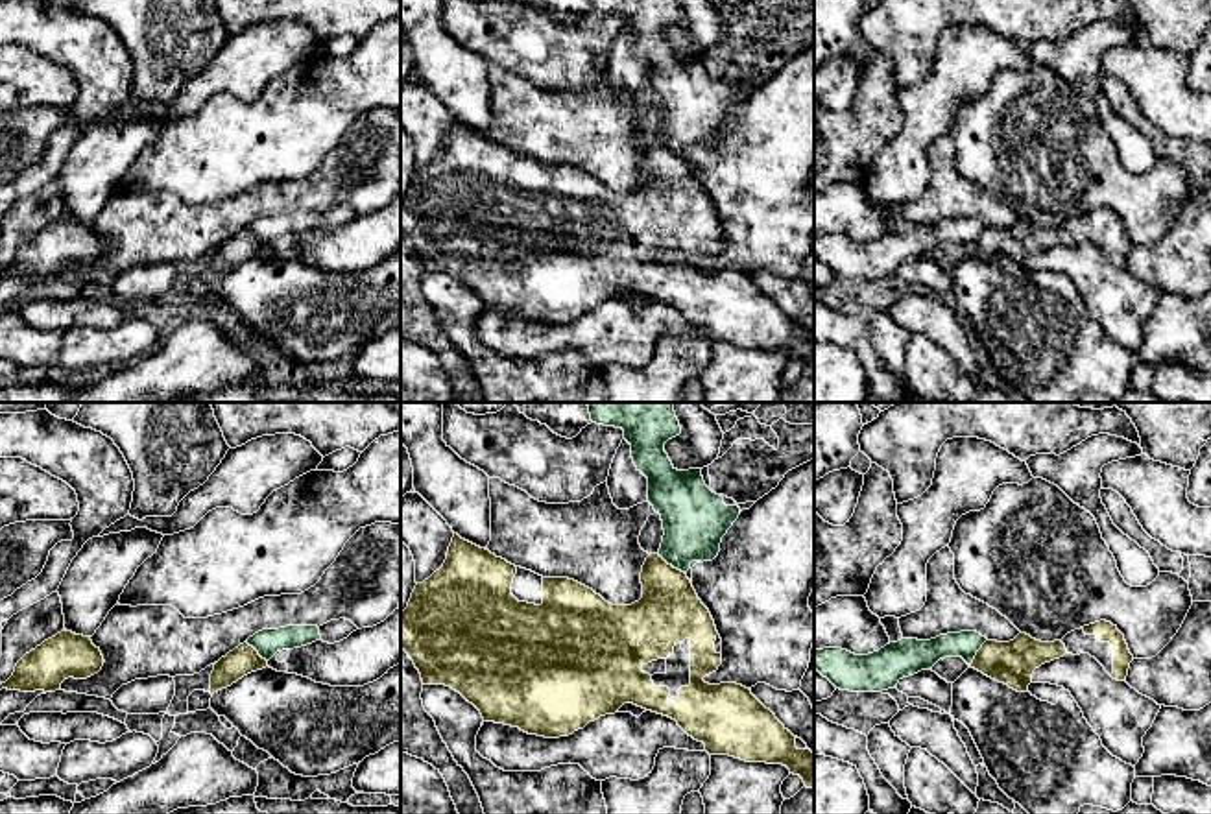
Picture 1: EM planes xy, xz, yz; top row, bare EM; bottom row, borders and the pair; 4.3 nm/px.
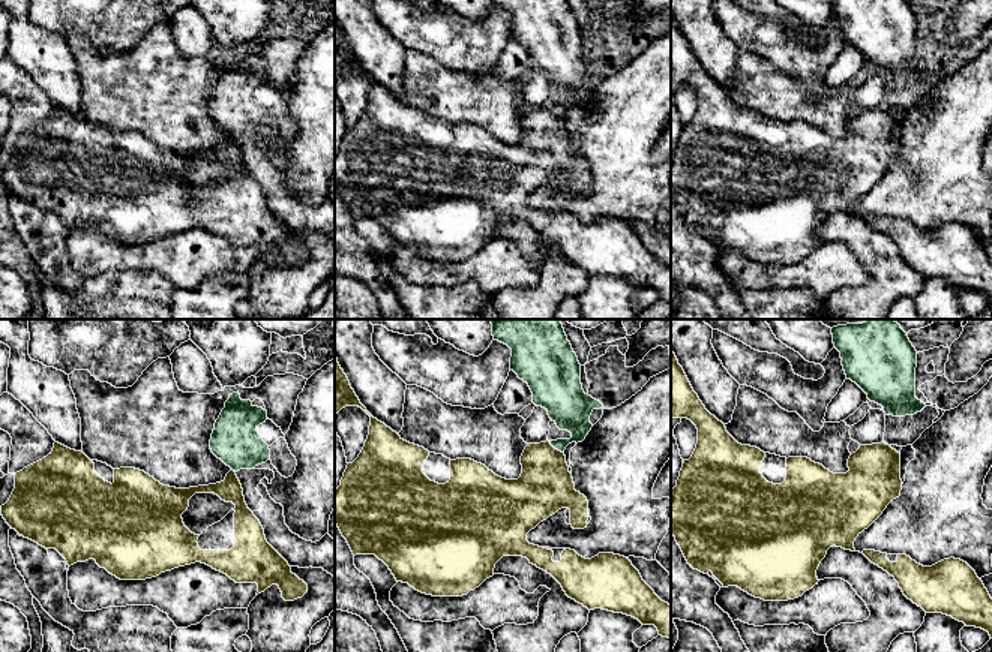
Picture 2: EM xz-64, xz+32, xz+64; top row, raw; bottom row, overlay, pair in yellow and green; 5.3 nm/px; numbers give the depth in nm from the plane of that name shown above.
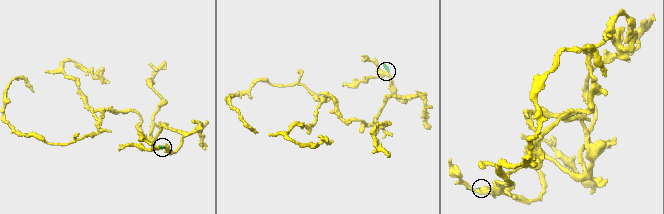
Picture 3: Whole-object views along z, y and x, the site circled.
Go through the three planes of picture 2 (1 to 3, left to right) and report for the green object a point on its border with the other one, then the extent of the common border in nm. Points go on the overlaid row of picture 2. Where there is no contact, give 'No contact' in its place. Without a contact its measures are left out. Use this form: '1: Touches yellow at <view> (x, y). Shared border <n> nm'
1: No contact
2: Touches yellow at xz+32 (554, 448). Shared border 110 nm
3: No contact

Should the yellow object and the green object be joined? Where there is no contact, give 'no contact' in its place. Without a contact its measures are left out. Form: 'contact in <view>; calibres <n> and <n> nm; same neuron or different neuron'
contact in xz; calibres 280 and 280 nm; different neuron

